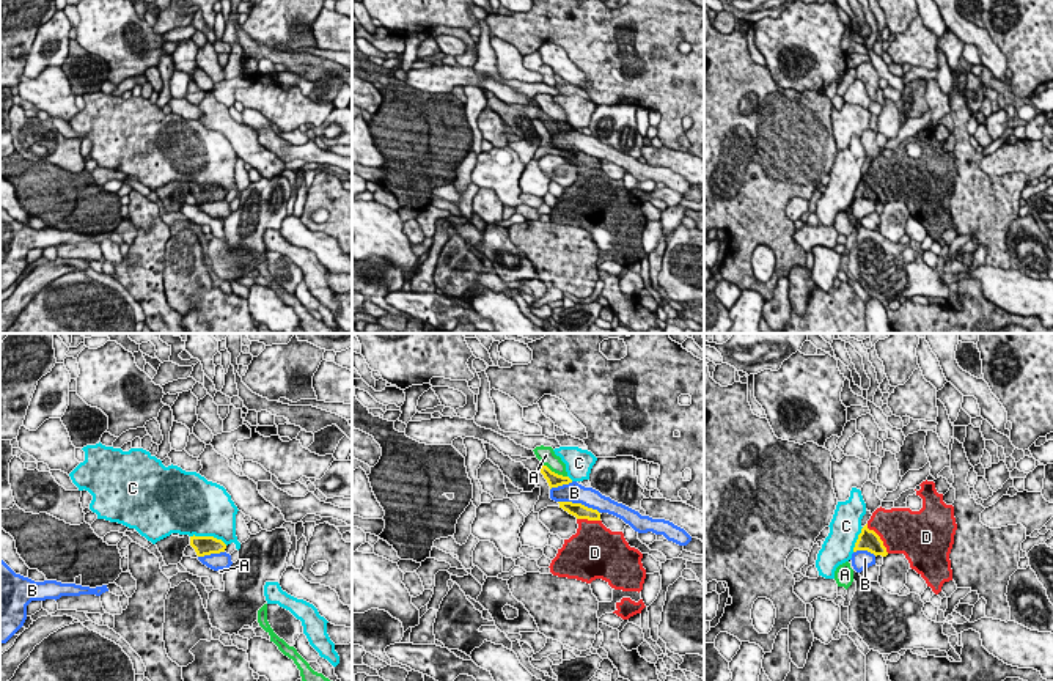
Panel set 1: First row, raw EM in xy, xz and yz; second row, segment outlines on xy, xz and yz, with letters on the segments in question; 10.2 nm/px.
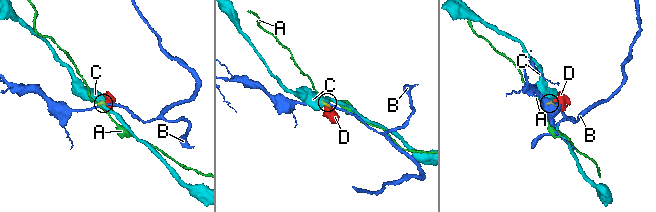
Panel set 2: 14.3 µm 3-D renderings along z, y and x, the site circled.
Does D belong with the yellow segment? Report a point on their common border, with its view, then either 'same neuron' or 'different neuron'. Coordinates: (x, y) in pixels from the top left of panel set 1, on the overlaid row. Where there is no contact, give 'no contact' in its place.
contact yz (879, 538); same neuron

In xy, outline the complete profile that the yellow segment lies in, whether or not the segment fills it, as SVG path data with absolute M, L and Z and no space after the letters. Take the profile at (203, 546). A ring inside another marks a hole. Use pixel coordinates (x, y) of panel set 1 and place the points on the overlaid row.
M190 536L190 546L198 557L225 552L226 544L214 536Z

